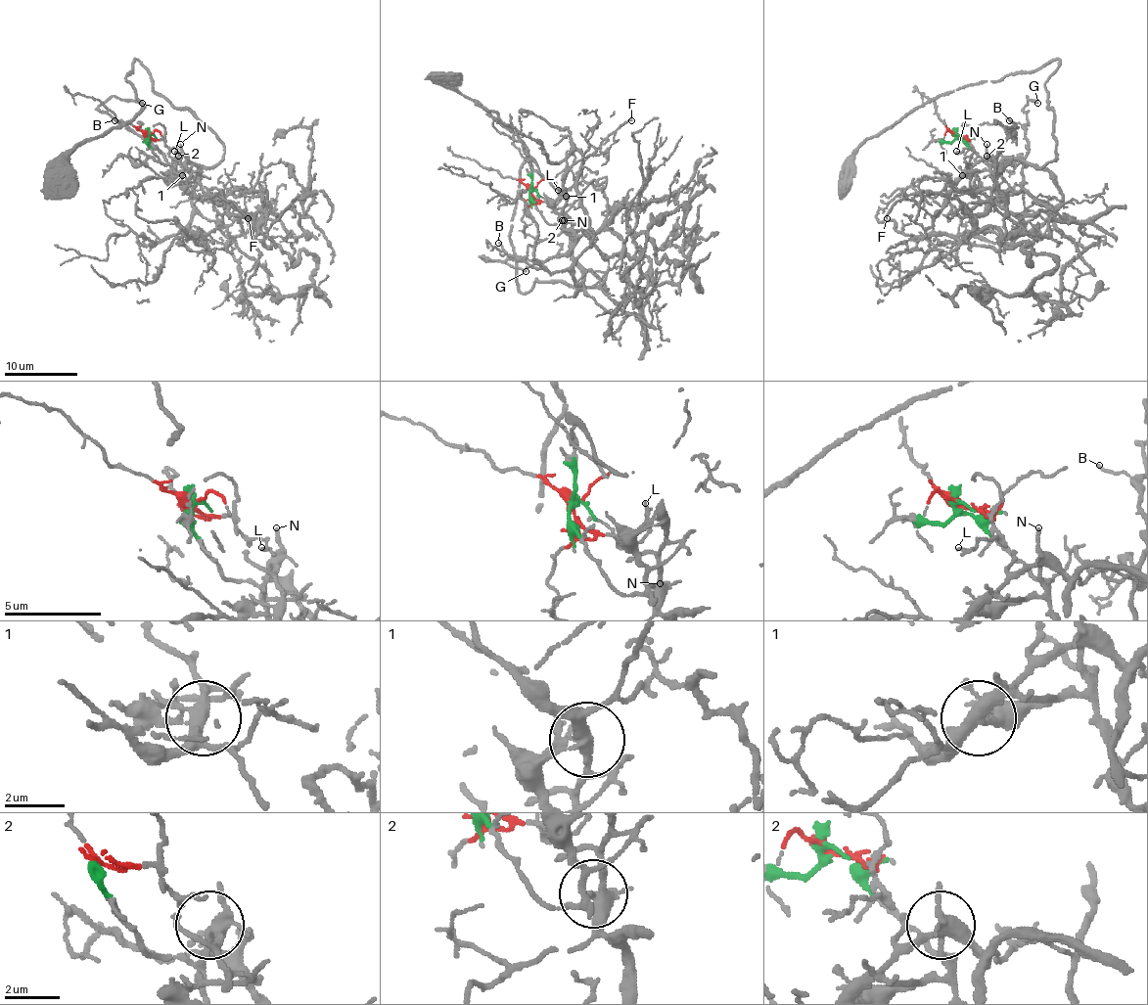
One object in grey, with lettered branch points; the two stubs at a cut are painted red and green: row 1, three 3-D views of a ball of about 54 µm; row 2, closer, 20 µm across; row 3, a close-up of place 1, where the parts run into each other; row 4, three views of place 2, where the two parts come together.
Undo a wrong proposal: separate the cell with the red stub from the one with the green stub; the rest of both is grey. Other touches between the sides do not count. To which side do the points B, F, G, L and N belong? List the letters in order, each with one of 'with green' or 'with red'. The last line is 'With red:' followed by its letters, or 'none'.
B: with green
F: with red
G: with green
L: with red
N: with green
With red: F, L

